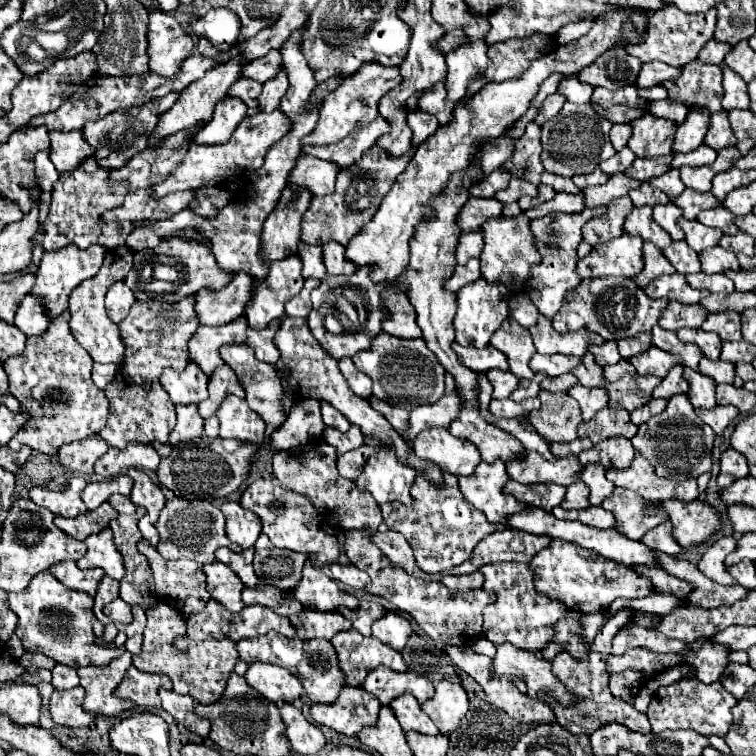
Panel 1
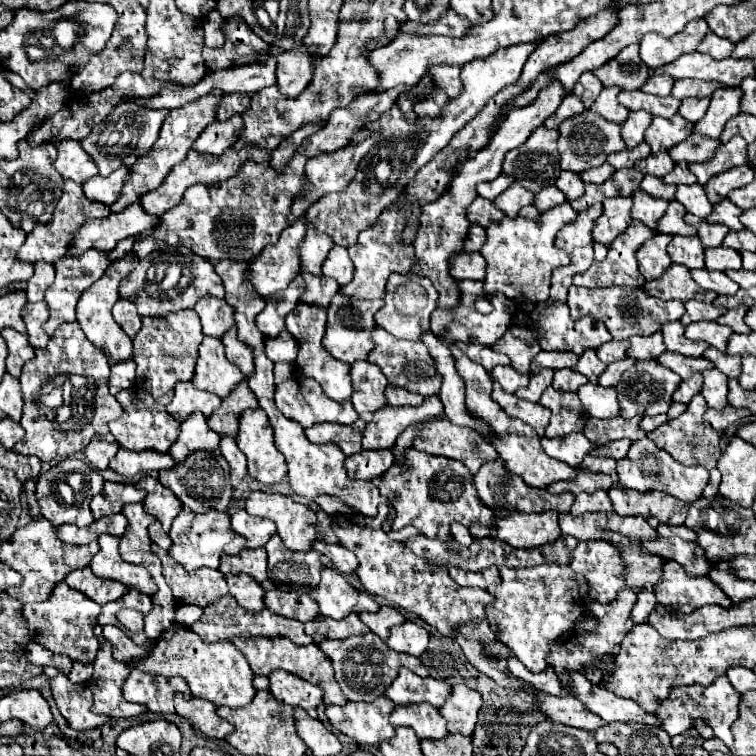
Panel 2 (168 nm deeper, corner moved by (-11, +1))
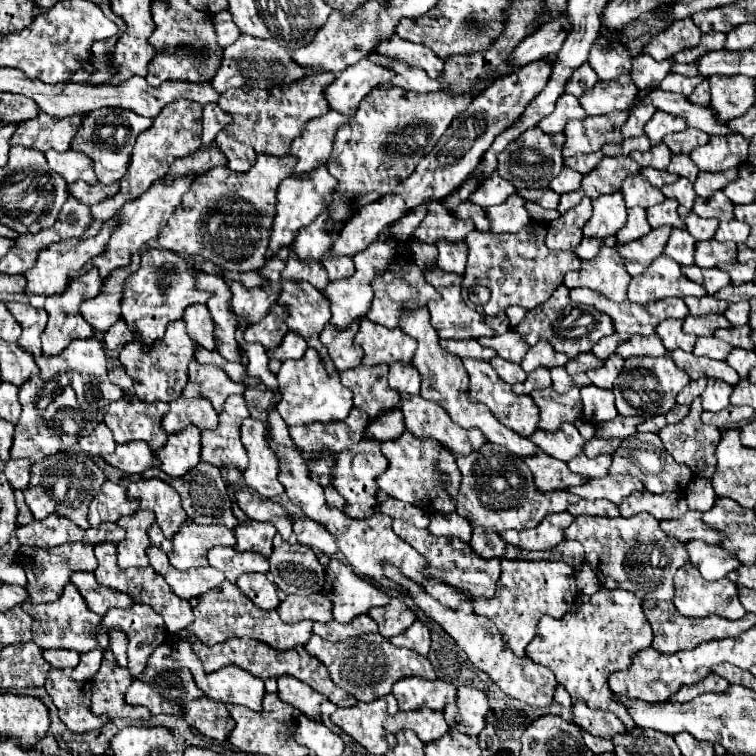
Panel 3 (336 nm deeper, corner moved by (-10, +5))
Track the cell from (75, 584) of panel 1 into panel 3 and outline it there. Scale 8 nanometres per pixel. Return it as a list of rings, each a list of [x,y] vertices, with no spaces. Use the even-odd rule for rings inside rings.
[[[74,573],[72,583],[78,587],[78,591],[82,593],[86,605],[98,613],[100,617],[106,615],[108,609],[118,607],[118,609],[128,609],[132,605],[130,597],[126,597],[124,593],[118,593],[114,589],[106,589],[104,585],[98,585],[98,581],[94,579],[92,573]]]

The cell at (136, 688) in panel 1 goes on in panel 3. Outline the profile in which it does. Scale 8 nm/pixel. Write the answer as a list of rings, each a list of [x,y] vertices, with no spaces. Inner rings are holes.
[[[166,643],[150,655],[146,669],[132,681],[132,685],[126,693],[126,703],[128,705],[144,705],[150,709],[152,715],[164,713],[164,715],[178,715],[180,717],[184,713],[184,677],[180,675],[180,671],[184,671],[186,667],[180,665],[178,661],[174,661],[170,657],[168,649],[170,649],[170,645]]]

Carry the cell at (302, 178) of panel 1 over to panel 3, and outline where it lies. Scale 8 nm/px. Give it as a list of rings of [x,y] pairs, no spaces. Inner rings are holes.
[[[266,155],[256,159],[250,173],[230,173],[230,169],[222,167],[196,177],[168,225],[160,231],[160,247],[184,255],[200,255],[224,271],[260,269],[268,249],[276,189],[292,171],[294,157]]]

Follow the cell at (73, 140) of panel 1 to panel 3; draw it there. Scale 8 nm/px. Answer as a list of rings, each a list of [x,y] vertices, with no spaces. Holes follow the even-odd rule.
[[[72,149],[66,153],[46,151],[44,157],[46,157],[50,169],[58,171],[68,183],[74,183],[74,181],[86,181],[88,185],[98,183],[98,179],[94,177],[92,161],[84,153],[74,153]]]

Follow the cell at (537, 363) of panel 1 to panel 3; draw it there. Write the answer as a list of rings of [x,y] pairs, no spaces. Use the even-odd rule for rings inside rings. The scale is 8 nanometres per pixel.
[[[538,341],[534,347],[528,349],[528,353],[524,355],[522,359],[522,369],[526,373],[538,369],[538,367],[546,367],[546,369],[552,369],[552,367],[564,367],[568,361],[566,357],[562,357],[562,353],[554,353],[554,347],[546,341]]]

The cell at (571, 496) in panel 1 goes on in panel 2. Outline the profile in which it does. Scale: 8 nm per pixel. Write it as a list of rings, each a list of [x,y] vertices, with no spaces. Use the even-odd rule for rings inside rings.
[[[597,489],[595,493],[579,493],[575,497],[571,513],[583,515],[583,513],[589,513],[589,511],[607,511],[607,513],[613,511],[613,505],[611,505],[611,499],[609,499],[607,491]]]

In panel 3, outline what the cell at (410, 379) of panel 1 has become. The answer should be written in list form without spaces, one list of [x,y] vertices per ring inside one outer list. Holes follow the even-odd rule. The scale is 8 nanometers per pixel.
[[[368,319],[360,321],[358,333],[354,335],[354,345],[364,349],[362,365],[376,365],[376,363],[410,363],[414,357],[416,341],[402,333],[402,329],[386,329],[384,325],[370,323]]]

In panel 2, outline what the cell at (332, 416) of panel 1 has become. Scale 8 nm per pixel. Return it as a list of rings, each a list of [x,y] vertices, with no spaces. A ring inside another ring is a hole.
[[[295,373],[289,381],[277,385],[277,389],[275,389],[275,403],[277,403],[277,409],[287,419],[297,421],[301,427],[311,427],[311,425],[323,423],[323,421],[335,421],[335,423],[341,423],[341,425],[353,425],[359,419],[359,415],[355,413],[355,407],[353,407],[351,401],[343,401],[343,403],[331,401],[319,389],[319,383],[311,381],[309,377],[303,377],[301,373]]]

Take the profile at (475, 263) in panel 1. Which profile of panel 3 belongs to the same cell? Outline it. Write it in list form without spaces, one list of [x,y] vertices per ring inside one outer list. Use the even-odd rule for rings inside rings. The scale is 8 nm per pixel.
[[[438,239],[434,245],[438,249],[436,265],[442,271],[462,275],[466,269],[466,245],[462,241],[448,241],[448,239]]]

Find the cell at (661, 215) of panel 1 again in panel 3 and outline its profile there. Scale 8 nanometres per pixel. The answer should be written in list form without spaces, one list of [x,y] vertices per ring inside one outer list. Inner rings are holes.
[[[664,199],[664,203],[660,205],[654,205],[654,207],[648,207],[646,209],[646,219],[650,223],[652,229],[656,227],[662,227],[662,225],[668,225],[668,227],[676,227],[676,229],[686,229],[684,221],[678,217],[678,203],[676,201],[670,201],[670,199]]]

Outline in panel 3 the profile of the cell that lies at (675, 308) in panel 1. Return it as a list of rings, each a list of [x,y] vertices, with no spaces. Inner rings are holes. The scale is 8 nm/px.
[[[706,295],[706,297],[684,297],[684,303],[688,305],[690,309],[690,315],[708,315],[708,313],[724,313],[726,307],[728,307],[728,301],[722,301],[722,299],[716,299],[712,295]]]

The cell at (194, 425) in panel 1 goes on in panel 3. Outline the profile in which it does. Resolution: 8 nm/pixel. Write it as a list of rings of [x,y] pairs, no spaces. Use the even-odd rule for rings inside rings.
[[[186,429],[186,433],[178,433],[178,437],[168,437],[166,445],[154,451],[154,457],[168,477],[186,475],[200,461],[200,431]]]

